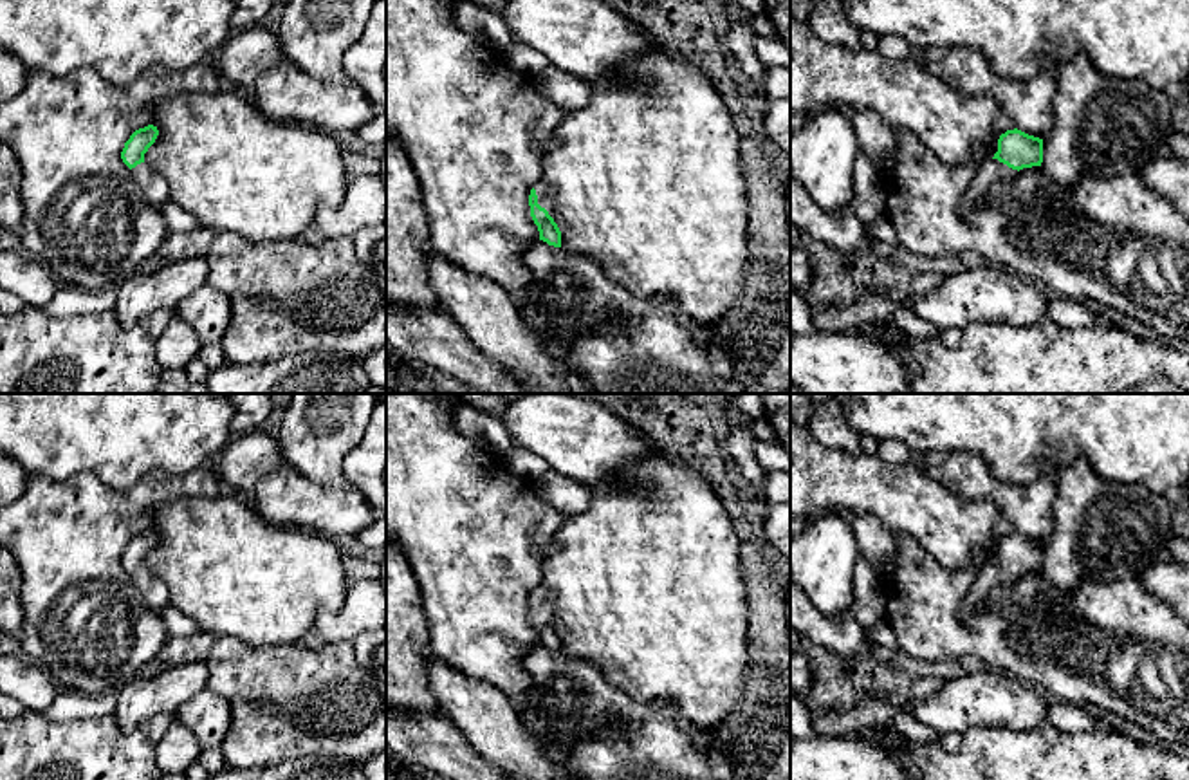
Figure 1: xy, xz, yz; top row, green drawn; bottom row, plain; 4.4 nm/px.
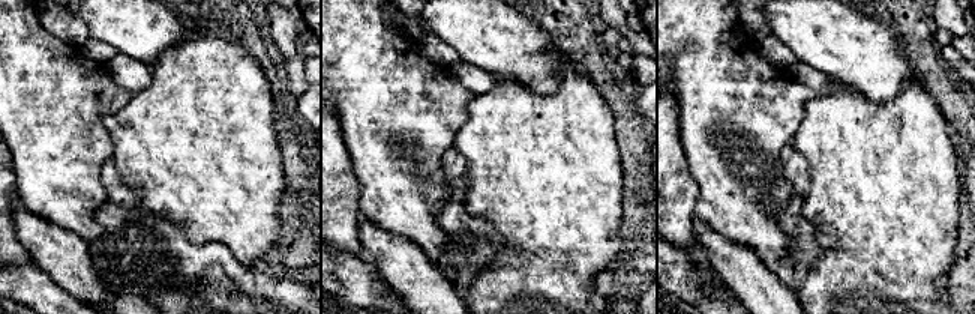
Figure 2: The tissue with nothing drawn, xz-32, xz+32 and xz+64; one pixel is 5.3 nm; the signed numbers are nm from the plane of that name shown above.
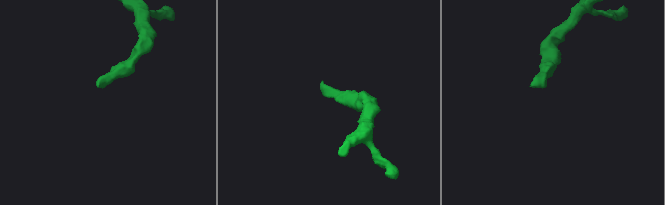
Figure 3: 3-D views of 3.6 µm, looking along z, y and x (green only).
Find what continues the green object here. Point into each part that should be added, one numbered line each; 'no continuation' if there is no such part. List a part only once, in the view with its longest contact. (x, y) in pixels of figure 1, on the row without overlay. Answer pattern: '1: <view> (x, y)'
1: xz (543, 598)

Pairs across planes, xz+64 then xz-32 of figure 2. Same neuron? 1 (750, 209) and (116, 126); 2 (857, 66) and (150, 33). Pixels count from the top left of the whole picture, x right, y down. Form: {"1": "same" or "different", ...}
{"1": "different", "2": "same"}

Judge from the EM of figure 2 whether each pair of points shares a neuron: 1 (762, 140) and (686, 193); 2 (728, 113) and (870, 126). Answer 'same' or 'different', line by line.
1: different
2: different

